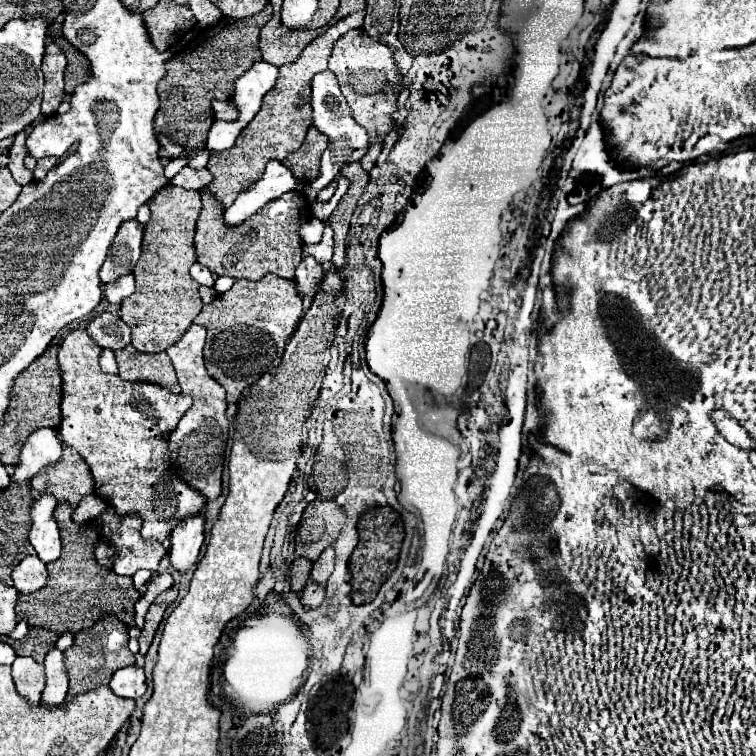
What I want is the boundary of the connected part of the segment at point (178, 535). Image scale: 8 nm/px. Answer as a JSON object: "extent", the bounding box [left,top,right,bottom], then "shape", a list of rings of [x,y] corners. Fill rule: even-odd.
{"extent":[168,512,204,572],"shape":[[[204,512],[186,516],[172,530],[172,546],[168,550],[172,566],[178,572],[186,572],[198,558],[204,544]]]}

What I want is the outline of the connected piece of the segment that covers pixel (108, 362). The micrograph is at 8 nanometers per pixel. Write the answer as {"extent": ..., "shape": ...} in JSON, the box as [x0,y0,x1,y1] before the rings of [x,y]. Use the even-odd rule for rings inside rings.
{"extent":[99,348,118,374],"shape":[[[103,348],[99,361],[104,372],[118,374],[118,366],[116,366],[116,362],[114,362],[114,352],[112,350],[109,348]]]}

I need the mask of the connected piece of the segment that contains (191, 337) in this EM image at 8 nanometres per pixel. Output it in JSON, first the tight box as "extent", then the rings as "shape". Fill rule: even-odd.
{"extent":[166,324,228,500],"shape":[[[192,324],[188,332],[166,350],[170,356],[182,394],[190,394],[194,398],[192,408],[184,414],[178,428],[170,434],[168,444],[172,452],[172,464],[178,468],[180,476],[186,484],[194,486],[206,500],[216,500],[222,492],[222,470],[224,470],[224,450],[228,442],[228,420],[226,420],[226,392],[224,388],[208,376],[204,368],[204,348],[206,328]]]}

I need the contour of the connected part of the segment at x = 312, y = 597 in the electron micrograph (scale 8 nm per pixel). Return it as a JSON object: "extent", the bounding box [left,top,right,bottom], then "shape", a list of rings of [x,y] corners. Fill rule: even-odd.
{"extent":[300,580,324,608],"shape":[[[310,580],[310,582],[306,584],[306,588],[302,590],[302,594],[300,594],[300,600],[302,600],[302,604],[306,604],[308,608],[320,606],[322,600],[324,600],[324,586]]]}

